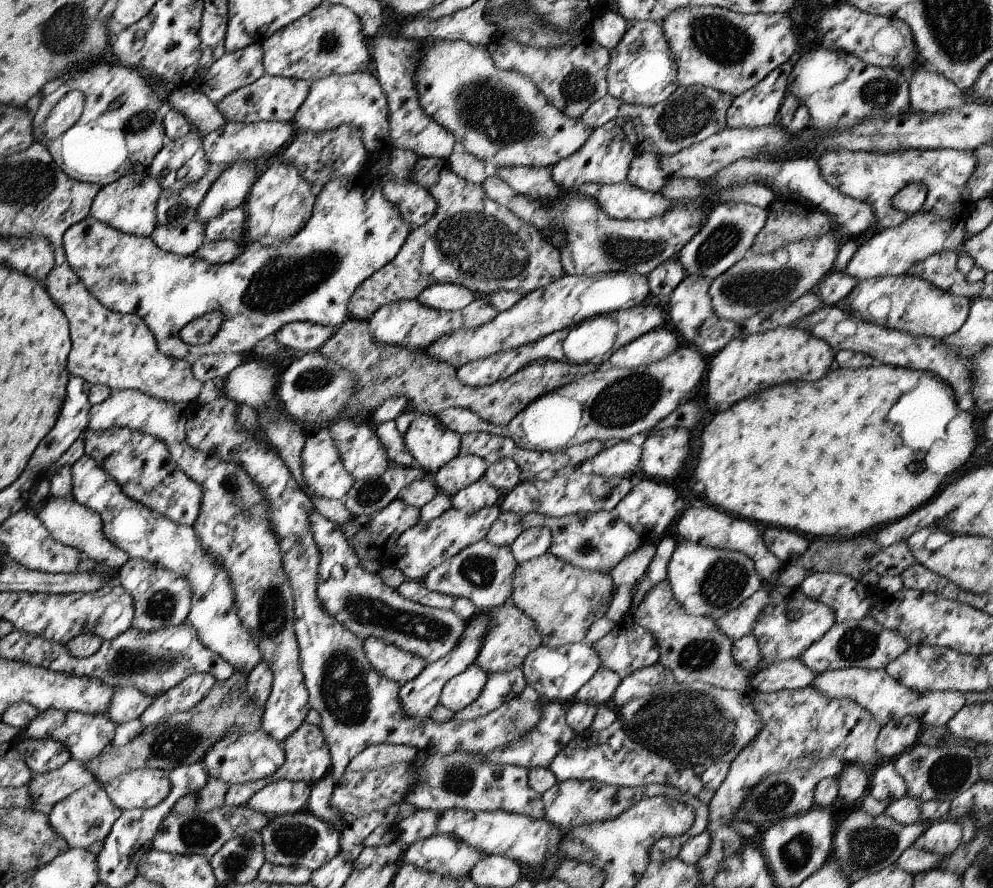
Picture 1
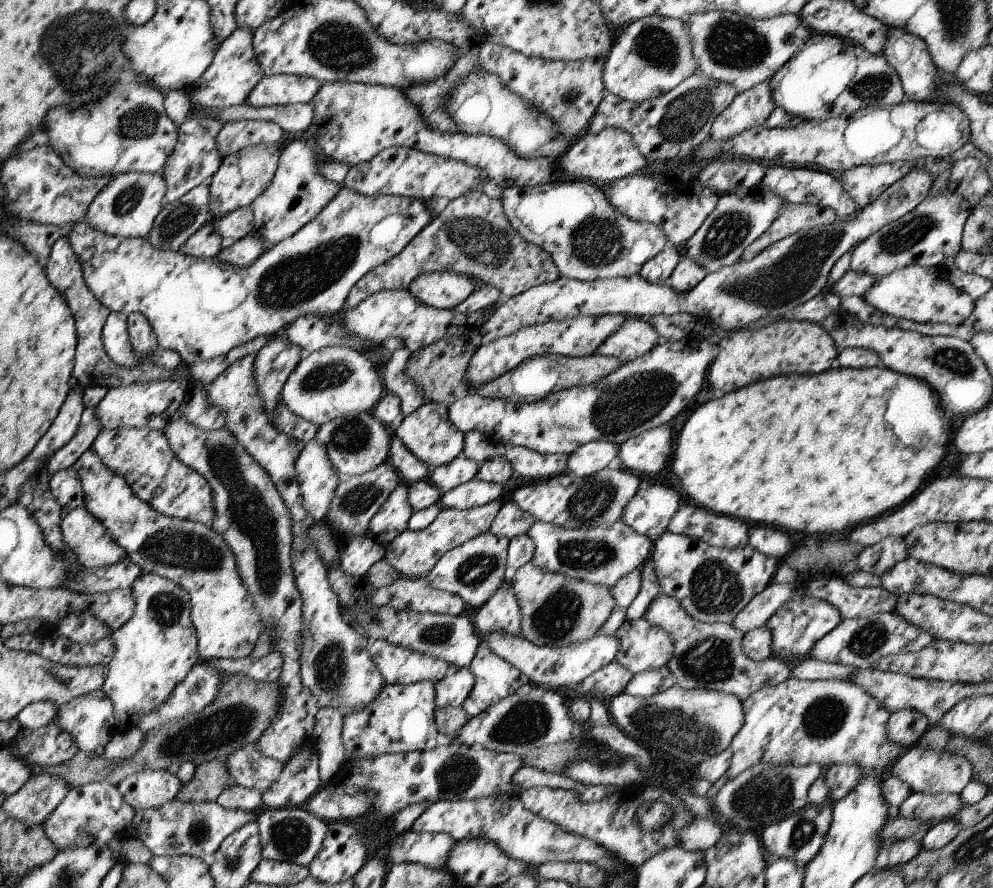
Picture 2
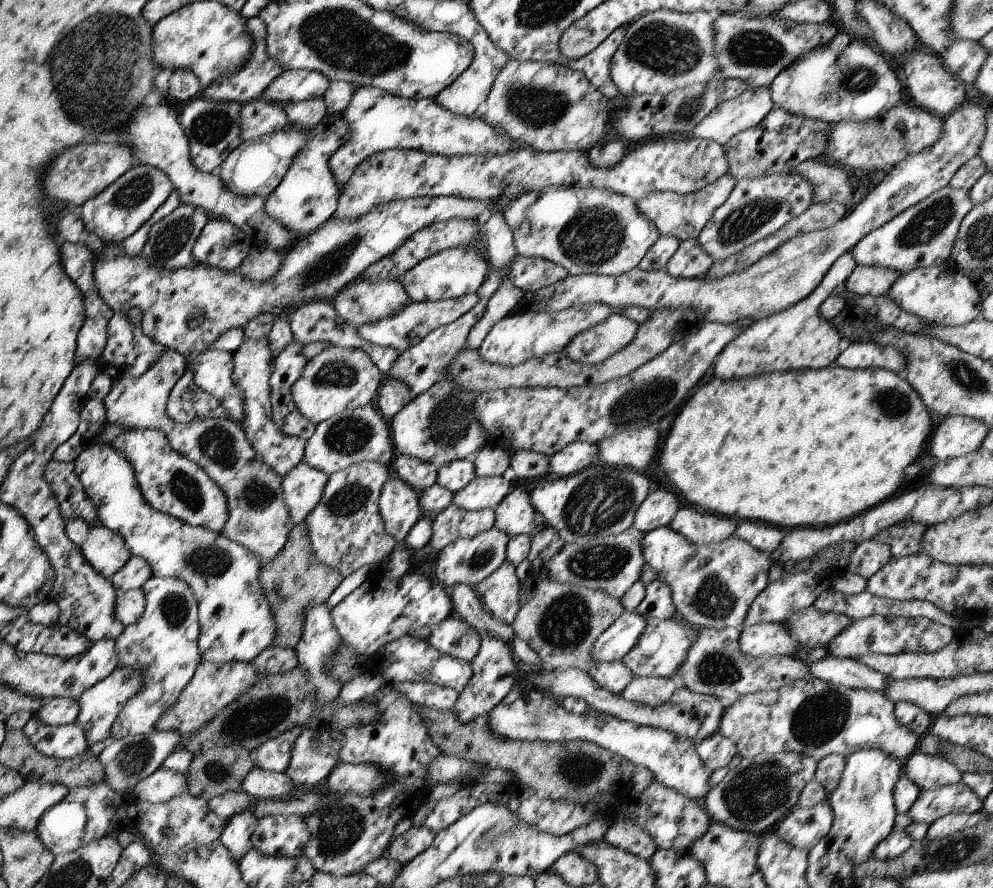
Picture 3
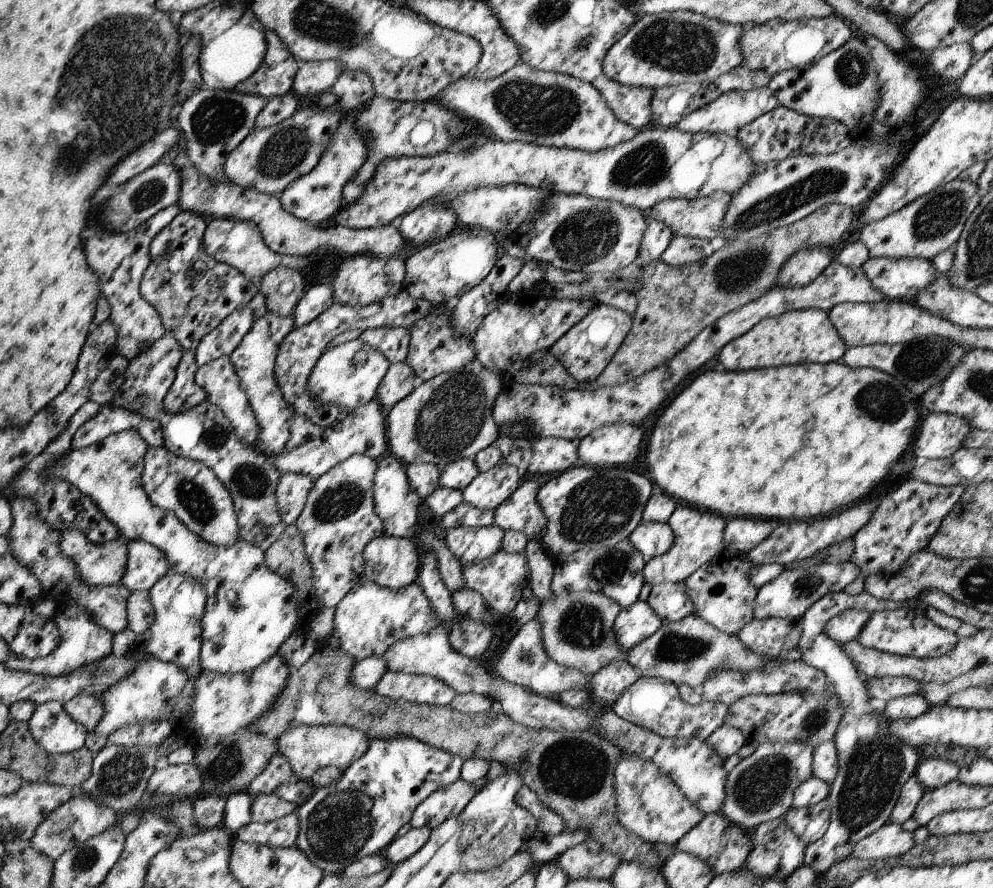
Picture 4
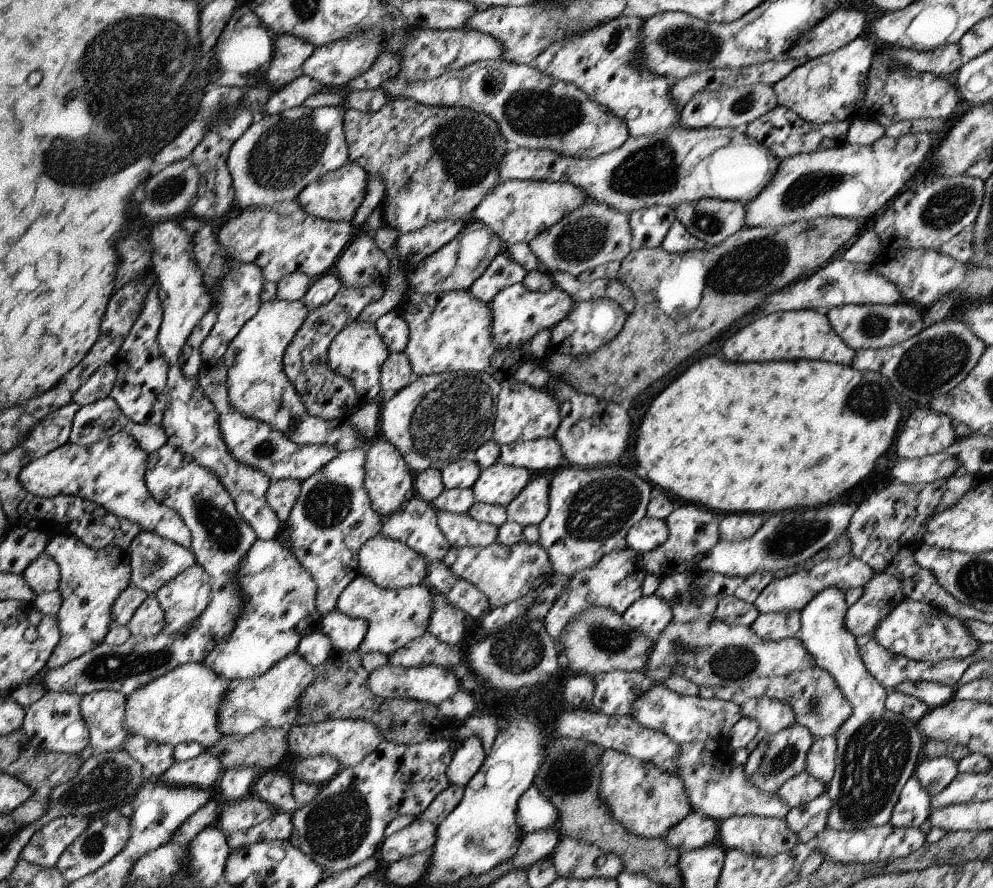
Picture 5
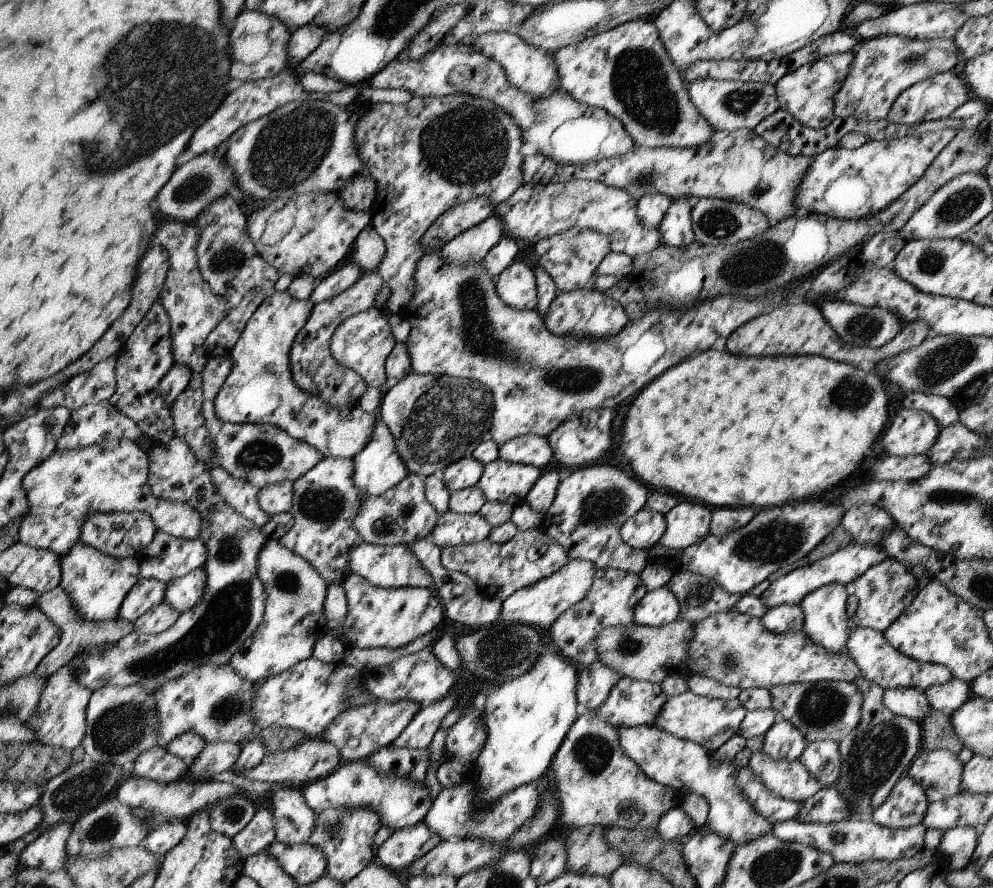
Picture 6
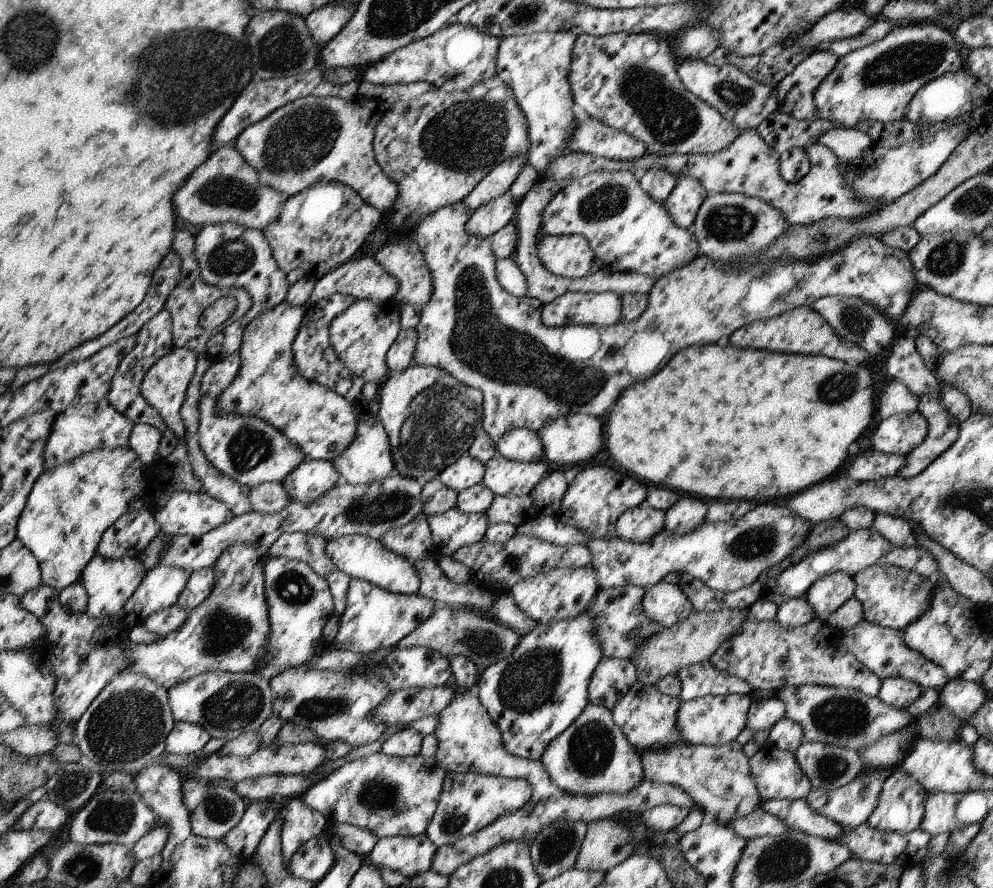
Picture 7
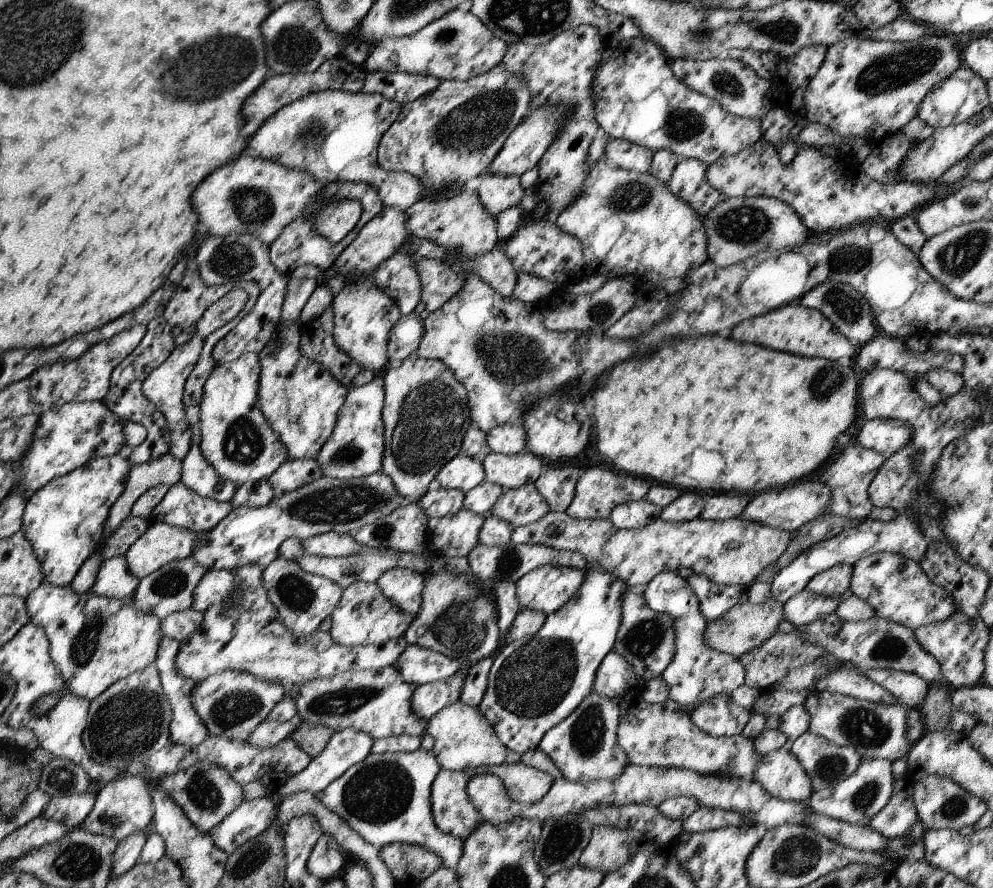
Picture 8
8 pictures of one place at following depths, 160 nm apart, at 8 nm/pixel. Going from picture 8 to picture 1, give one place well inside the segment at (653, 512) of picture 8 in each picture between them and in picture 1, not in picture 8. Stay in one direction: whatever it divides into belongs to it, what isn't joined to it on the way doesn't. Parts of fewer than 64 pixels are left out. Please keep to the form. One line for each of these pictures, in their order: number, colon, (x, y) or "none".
1: (708, 582)
2: (713, 584)
3: (713, 585)
4: (652, 539)
5: (647, 535)
6: (643, 531)
7: (639, 524)

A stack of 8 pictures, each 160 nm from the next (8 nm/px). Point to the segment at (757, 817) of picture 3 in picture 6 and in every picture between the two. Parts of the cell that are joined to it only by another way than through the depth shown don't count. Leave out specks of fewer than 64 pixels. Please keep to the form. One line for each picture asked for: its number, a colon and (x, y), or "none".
4: (760, 788)
5: (777, 758)
6: (782, 740)

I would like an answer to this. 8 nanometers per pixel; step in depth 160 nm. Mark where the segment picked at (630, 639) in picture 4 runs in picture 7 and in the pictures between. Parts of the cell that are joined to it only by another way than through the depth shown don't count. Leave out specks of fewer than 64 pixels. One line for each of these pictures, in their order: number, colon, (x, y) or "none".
5: (649, 615)
6: (658, 607)
7: (665, 603)

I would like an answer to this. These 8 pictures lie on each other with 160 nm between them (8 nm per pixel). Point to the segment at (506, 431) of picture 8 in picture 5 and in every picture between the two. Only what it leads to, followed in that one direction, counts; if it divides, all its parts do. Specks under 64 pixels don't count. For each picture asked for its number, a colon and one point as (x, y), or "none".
5: (538, 455)
6: (529, 449)
7: (524, 445)

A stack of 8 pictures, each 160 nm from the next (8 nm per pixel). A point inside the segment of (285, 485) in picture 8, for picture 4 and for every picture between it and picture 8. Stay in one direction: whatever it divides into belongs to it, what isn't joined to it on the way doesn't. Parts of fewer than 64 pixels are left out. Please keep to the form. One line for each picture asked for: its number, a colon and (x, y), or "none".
4: (339, 521)
5: (333, 518)
6: (326, 500)
7: (310, 481)

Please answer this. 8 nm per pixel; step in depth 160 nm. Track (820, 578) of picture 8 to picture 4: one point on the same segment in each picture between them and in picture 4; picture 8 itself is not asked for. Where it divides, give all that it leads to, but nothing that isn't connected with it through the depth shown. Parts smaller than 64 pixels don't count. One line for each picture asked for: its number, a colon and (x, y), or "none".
4: (873, 766)
5: (878, 751)
6: (825, 620)
7: (826, 595)

